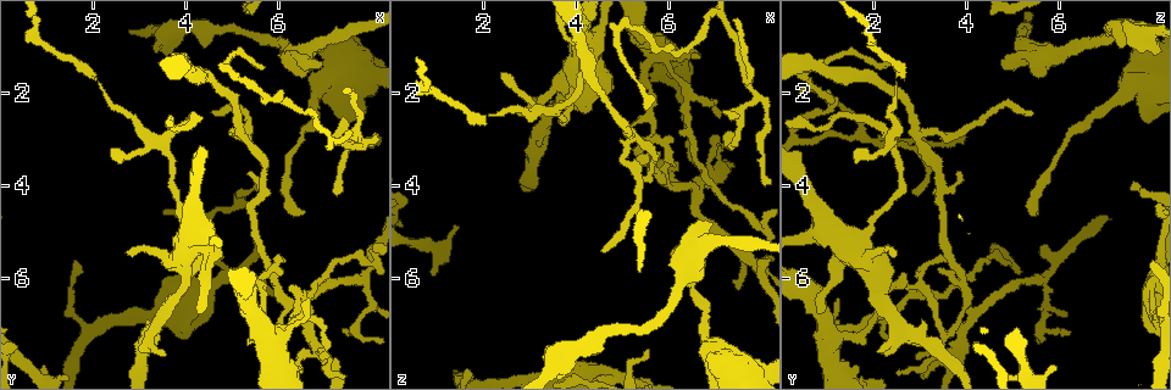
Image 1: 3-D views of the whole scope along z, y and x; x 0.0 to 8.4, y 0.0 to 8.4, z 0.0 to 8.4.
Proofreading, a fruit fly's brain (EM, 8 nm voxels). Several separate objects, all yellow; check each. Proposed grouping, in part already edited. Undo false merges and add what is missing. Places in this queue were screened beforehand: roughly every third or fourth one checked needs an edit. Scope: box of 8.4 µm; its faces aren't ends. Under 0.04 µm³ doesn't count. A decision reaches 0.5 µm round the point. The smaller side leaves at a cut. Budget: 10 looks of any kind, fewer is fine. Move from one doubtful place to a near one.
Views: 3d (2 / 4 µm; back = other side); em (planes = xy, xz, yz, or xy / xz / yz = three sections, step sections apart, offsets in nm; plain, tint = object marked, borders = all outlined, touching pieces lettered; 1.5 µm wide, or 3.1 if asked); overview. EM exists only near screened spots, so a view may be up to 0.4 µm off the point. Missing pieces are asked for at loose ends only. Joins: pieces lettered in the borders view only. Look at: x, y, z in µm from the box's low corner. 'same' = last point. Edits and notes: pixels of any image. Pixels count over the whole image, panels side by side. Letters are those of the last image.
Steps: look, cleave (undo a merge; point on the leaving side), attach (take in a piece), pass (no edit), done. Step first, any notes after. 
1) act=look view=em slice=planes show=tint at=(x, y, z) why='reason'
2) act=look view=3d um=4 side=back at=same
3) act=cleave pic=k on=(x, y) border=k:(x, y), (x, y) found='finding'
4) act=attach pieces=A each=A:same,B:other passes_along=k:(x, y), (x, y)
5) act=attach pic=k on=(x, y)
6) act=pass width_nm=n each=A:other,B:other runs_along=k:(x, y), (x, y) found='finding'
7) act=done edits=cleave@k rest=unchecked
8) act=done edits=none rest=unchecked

act=look view=em slice=planes show=borders at=(6.55, 4.60, 5.50) why='thin end'

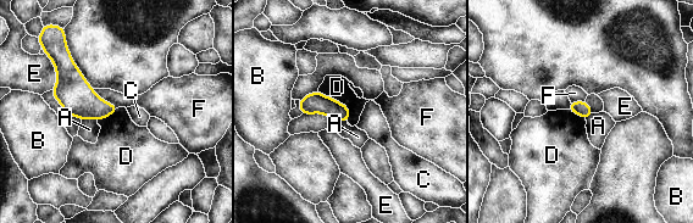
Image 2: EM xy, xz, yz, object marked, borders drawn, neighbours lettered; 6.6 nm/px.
act=pass each=A:other,B:other,C:other,D:other,E:other,F:other border=2:(317, 90), (343, 102), (349, 120) found='no lettered piece goes on from it'

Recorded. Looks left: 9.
act=look view=3d um=4 at=(6.95, 1.30, 4.85) why='free end'

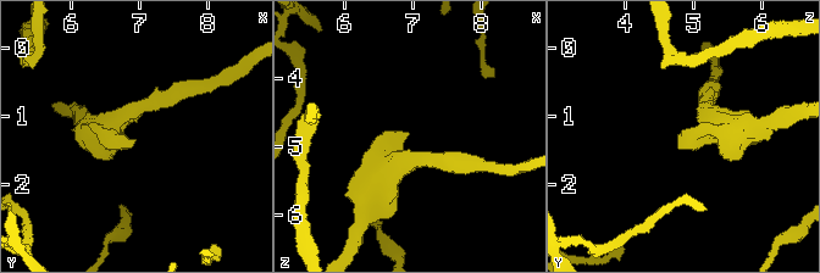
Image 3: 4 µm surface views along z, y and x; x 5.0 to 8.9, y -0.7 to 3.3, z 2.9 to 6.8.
act=look view=em slice=planes show=borders at=(6.95, 1.40, 4.80)

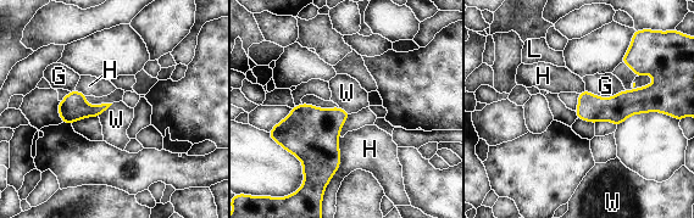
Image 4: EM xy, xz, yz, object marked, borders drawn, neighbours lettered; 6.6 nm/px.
act=pass each=G:other,H:other,L:other,W:other found='no lettered piece goes on from it'

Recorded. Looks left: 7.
act=look view=3d um=2 at=(5.15, 2.85, 2.90) why='narrows sharply'

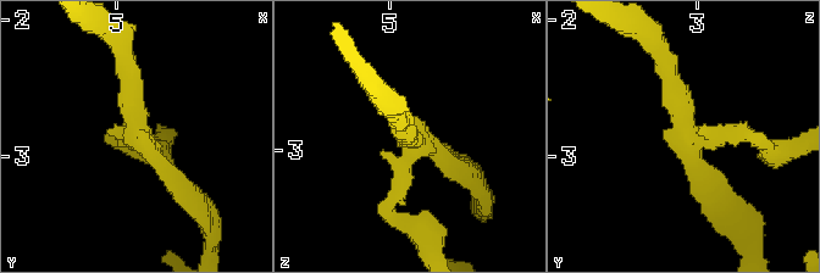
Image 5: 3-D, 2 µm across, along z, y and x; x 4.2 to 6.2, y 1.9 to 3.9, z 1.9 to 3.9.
act=look view=em slice=planes show=borders at=(5.14, 2.84, 2.96) arms=3 why='now the EM'

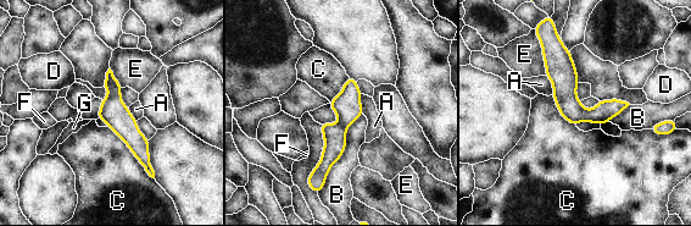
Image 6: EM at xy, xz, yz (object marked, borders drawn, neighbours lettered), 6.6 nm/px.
act=pass longest_contact=B:600nm each=A:other,B:other,C:other,D:other,E:other,F:other,G:other found='one neuron here'

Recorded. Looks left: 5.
act=look view=em slice=planes show=borders at=(6.70, 6.50, 1.25) why='an open end'

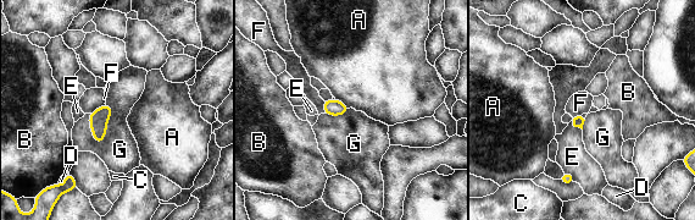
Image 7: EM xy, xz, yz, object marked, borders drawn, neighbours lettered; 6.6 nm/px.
act=pass each=A:other,B:other,C:other,D:other,E:other,F:other,G:other border=7:(111, 104), (107, 131), (98, 144) found='no lettered piece goes on from it'

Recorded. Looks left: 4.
act=done edits=none rest=unchecked

